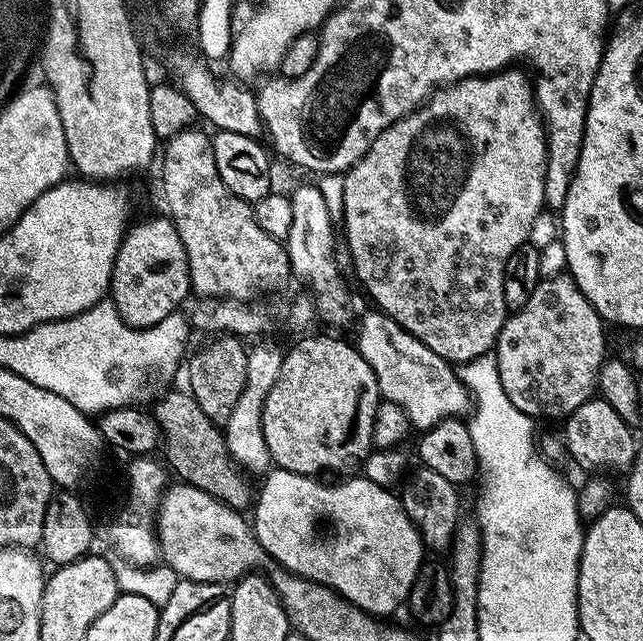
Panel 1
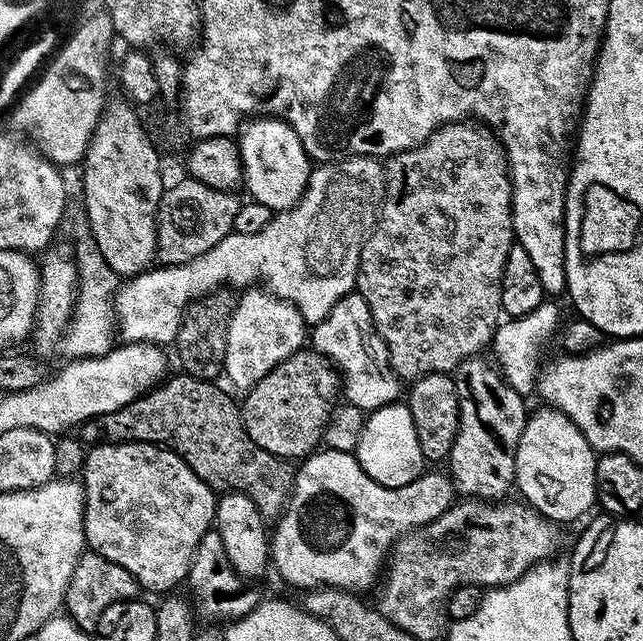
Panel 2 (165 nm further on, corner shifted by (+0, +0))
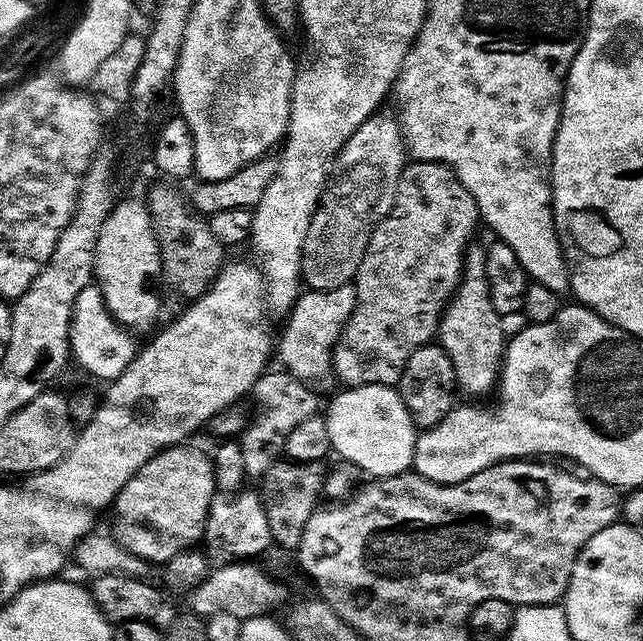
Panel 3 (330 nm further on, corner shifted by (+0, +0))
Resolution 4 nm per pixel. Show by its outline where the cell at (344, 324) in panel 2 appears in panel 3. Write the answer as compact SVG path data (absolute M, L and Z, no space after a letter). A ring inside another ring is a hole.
M355 283L316 288L297 296L295 304L287 313L284 333L278 336L278 360L283 367L304 384L315 390L322 390L334 384L332 351L356 305Z

